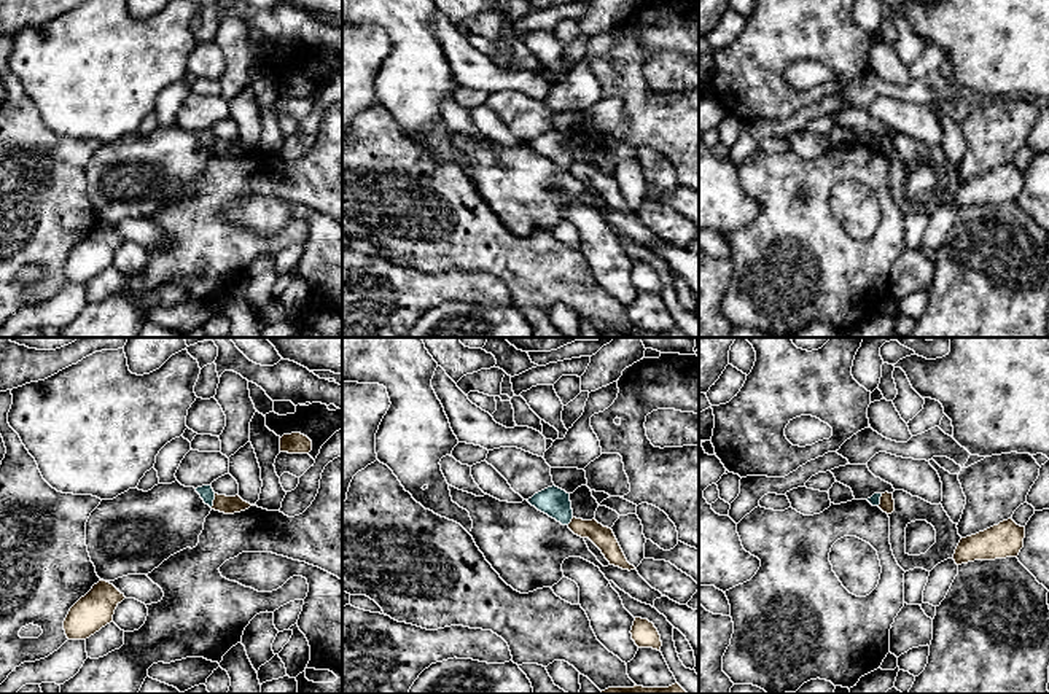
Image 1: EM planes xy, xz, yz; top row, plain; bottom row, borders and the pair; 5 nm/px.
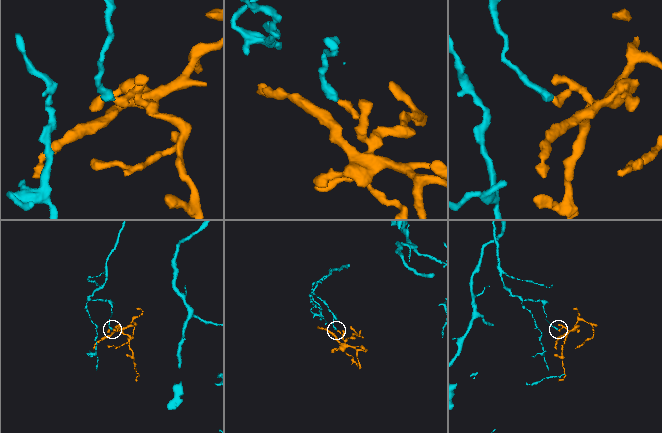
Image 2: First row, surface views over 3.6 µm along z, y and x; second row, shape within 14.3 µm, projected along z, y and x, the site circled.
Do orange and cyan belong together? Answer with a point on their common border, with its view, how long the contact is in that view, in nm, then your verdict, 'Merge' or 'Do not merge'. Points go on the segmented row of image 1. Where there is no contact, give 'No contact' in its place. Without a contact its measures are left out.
Touches orange at xy (214, 500). Shared border 80 nm. Do not merge

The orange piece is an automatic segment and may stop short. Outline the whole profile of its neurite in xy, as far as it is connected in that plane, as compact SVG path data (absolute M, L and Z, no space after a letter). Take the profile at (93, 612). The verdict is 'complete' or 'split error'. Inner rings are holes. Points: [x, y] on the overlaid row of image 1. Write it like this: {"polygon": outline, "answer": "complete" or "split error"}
{"polygon": "M99 581L68 611L64 630L68 640L86 640L113 622L116 606L124 600L113 584Z", "answer": "complete"}

